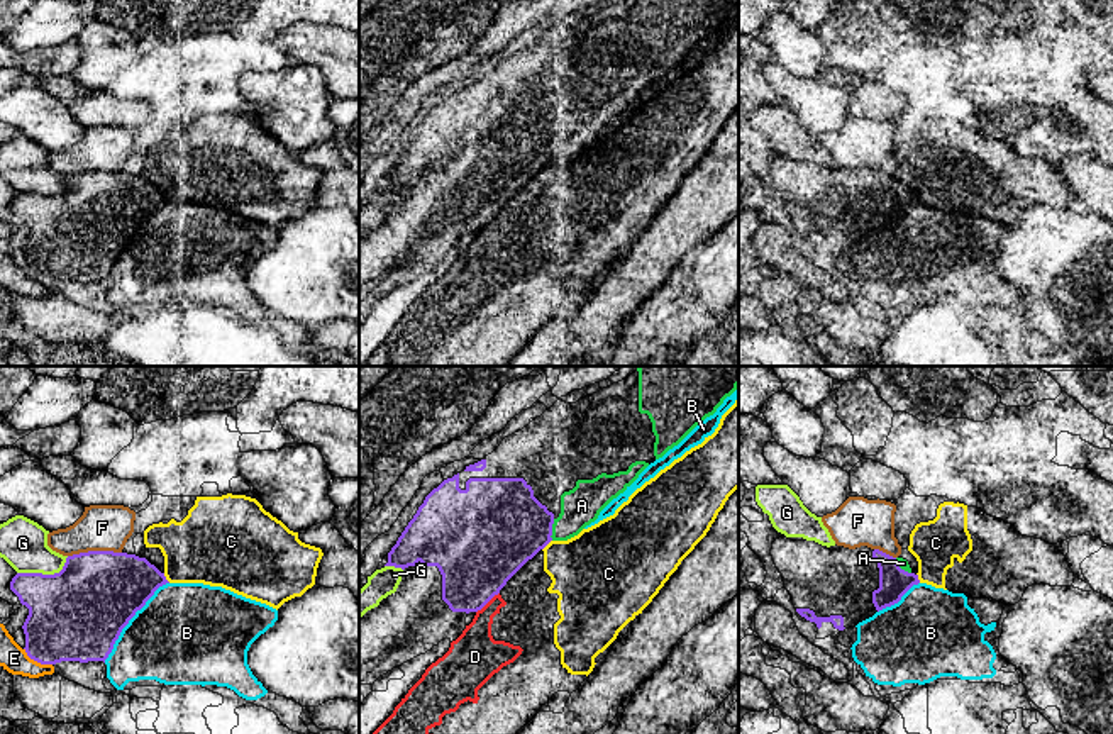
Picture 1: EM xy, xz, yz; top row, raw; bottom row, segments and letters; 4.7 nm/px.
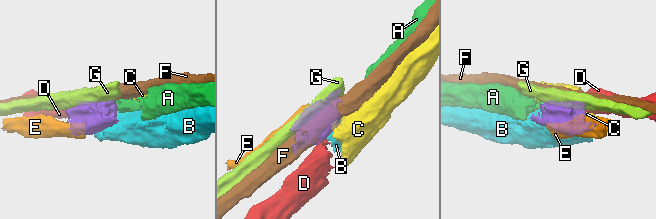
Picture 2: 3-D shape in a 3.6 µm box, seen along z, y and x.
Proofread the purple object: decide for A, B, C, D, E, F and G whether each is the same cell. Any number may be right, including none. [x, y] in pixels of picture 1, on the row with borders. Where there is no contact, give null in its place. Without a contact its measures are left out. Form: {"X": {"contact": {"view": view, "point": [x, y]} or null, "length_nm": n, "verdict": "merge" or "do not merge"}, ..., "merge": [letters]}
{"A": {"contact": {"view": "xz", "point": [551, 529]}, "length_nm": 110, "verdict": "merge"}, "B": {"contact": {"view": "xy", "point": [129, 619]}, "length_nm": 500, "verdict": "do not merge"}, "C": {"contact": {"view": "xy", "point": [165, 578]}, "length_nm": 60, "verdict": "do not merge"}, "D": {"contact": {"view": "xz", "point": [487, 602]}, "length_nm": 150, "verdict": "do not merge"}, "E": {"contact": {"view": "xy", "point": [36, 660]}, "length_nm": 160, "verdict": "do not merge"}, "F": {"contact": {"view": "xy", "point": [94, 551]}, "length_nm": 260, "verdict": "do not merge"}, "G": {"contact": {"view": "xy", "point": [44, 575]}, "length_nm": 260, "verdict": "do not merge"}, "merge": ["A"]}

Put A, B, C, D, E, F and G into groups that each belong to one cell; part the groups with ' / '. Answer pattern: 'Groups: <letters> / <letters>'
Groups: A / B / C D / E / F / G

